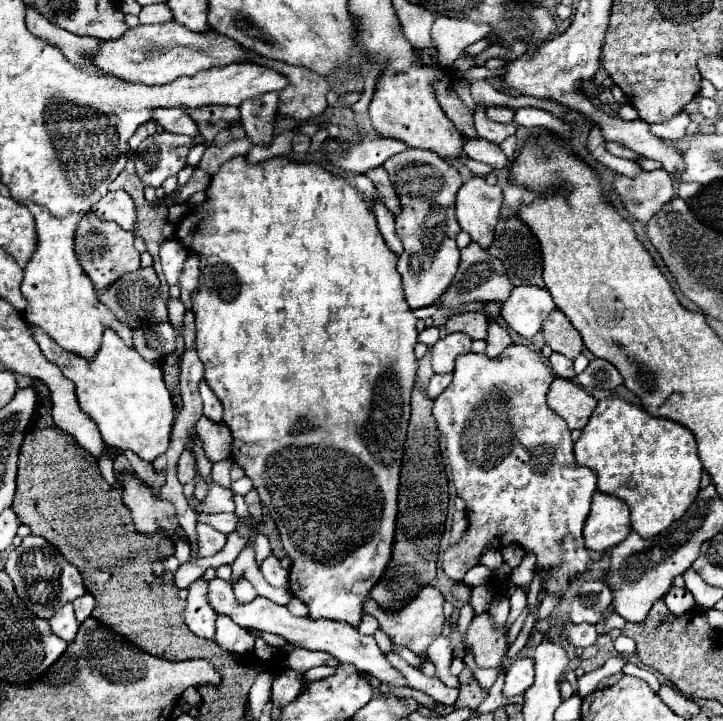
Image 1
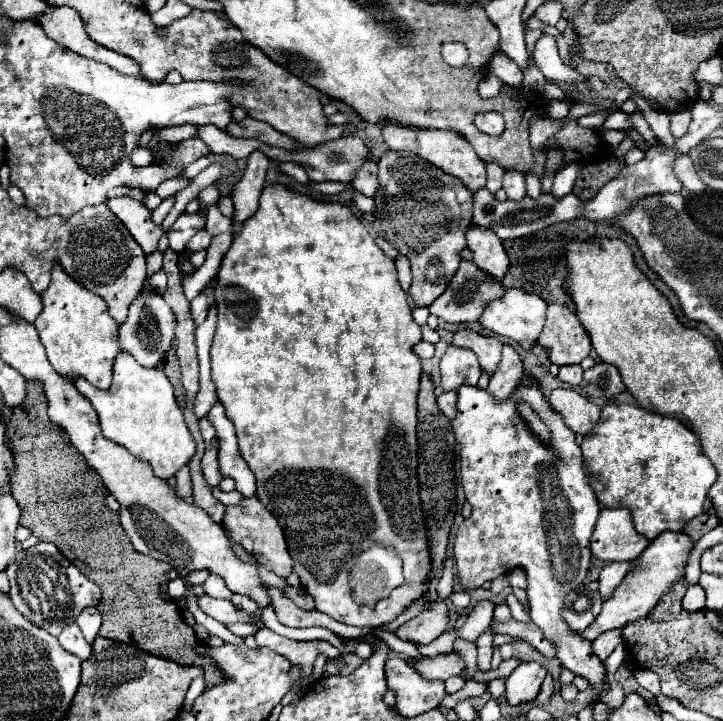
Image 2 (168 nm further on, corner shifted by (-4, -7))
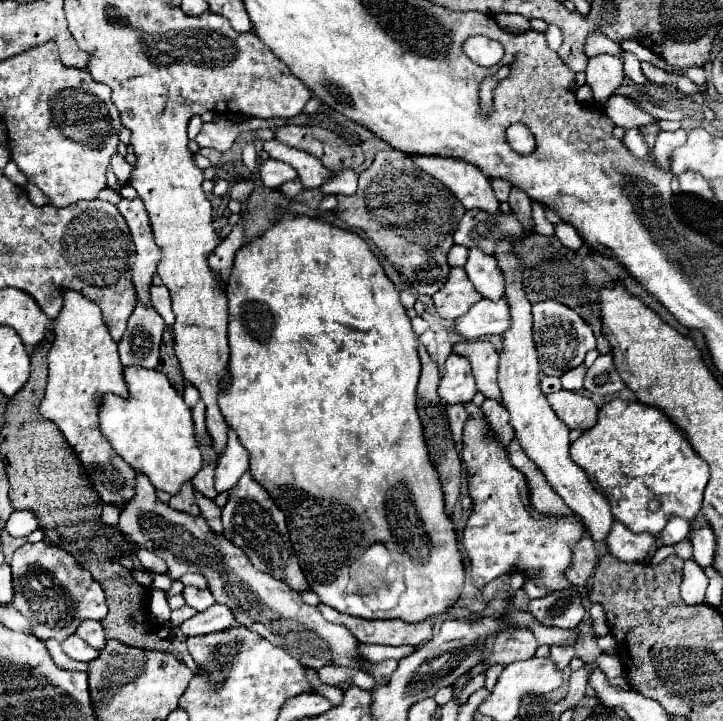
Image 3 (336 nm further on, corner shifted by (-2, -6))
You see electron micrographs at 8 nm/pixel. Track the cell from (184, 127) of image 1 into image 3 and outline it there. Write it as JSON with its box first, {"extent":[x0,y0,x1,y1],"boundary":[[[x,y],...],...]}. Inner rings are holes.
{"extent":[263,141,333,189],"boundary":[[[265,141],[263,149],[269,153],[271,159],[283,161],[297,169],[299,181],[305,185],[305,189],[321,187],[333,175],[333,171],[327,171],[327,167],[323,167],[323,163],[319,163],[319,159],[315,159],[313,155],[307,155],[305,151],[299,149],[291,149],[279,141]]]}

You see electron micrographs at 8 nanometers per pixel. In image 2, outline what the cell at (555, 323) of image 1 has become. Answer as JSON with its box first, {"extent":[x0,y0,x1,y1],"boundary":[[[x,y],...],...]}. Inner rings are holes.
{"extent":[537,304,591,366],"boundary":[[[549,304],[547,314],[545,314],[545,326],[543,332],[539,334],[537,342],[547,350],[547,356],[553,364],[557,366],[571,366],[571,364],[581,364],[585,356],[591,352],[591,338],[583,324],[577,320],[577,314],[569,310],[567,306],[561,304]]]}

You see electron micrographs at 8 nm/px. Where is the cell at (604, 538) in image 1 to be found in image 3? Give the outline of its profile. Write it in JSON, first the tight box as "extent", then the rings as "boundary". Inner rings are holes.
{"extent":[605,519,657,563],"boundary":[[[617,519],[611,525],[611,531],[605,537],[607,549],[611,555],[625,563],[645,563],[657,551],[657,541],[649,533],[633,533]]]}

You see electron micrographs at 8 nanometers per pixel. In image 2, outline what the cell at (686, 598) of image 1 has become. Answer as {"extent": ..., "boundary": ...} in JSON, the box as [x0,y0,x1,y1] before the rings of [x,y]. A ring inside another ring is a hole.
{"extent":[683,584,705,612],"boundary":[[[693,584],[687,588],[683,598],[683,608],[689,612],[697,612],[705,608],[705,590],[699,584]]]}

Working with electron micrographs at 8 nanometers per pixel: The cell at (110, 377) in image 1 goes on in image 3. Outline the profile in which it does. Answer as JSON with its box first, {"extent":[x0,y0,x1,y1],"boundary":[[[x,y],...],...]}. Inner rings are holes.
{"extent":[99,367,201,495],"boundary":[[[123,367],[129,397],[105,395],[99,401],[99,427],[103,437],[135,471],[145,473],[155,489],[175,495],[185,481],[191,481],[201,461],[201,451],[193,433],[191,411],[169,379],[155,369]]]}

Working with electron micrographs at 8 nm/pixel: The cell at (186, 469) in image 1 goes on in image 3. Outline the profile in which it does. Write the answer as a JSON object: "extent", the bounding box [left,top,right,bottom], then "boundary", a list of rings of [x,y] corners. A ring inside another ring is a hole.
{"extent":[169,481,199,515],"boundary":[[[187,481],[187,483],[183,483],[183,487],[179,489],[179,493],[175,493],[175,495],[171,497],[169,505],[171,505],[173,509],[185,511],[185,513],[189,513],[189,515],[199,515],[199,507],[197,507],[197,503],[195,503],[193,493],[195,493],[195,489],[193,489],[193,485]]]}

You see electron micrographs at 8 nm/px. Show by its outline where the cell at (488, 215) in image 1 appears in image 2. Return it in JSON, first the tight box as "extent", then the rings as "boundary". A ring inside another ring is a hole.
{"extent":[467,228,509,282],"boundary":[[[485,228],[467,230],[467,248],[473,252],[473,264],[493,280],[501,282],[509,270],[509,258],[503,250],[501,240],[493,236],[493,232],[485,232]]]}

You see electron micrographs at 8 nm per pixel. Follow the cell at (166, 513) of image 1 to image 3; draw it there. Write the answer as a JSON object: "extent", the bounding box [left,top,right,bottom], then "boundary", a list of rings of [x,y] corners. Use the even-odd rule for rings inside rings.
{"extent":[117,473,363,669],"boundary":[[[135,473],[135,495],[123,505],[117,527],[135,545],[161,557],[169,567],[171,579],[181,579],[183,573],[191,571],[205,575],[217,603],[227,605],[241,625],[285,649],[301,665],[315,669],[323,665],[357,669],[357,661],[363,661],[357,653],[359,641],[349,633],[349,629],[325,621],[323,615],[315,607],[303,603],[299,593],[295,593],[285,581],[257,571],[247,555],[243,555],[243,549],[235,547],[223,535],[215,535],[201,515],[193,517],[161,503],[147,475]]]}

